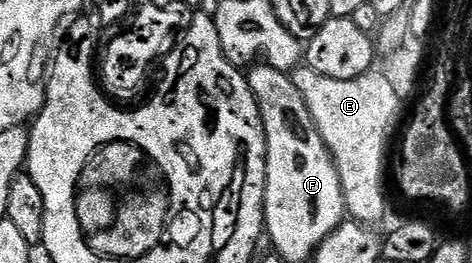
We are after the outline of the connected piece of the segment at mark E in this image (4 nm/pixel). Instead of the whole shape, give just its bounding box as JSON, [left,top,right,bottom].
[291,65,402,225]

